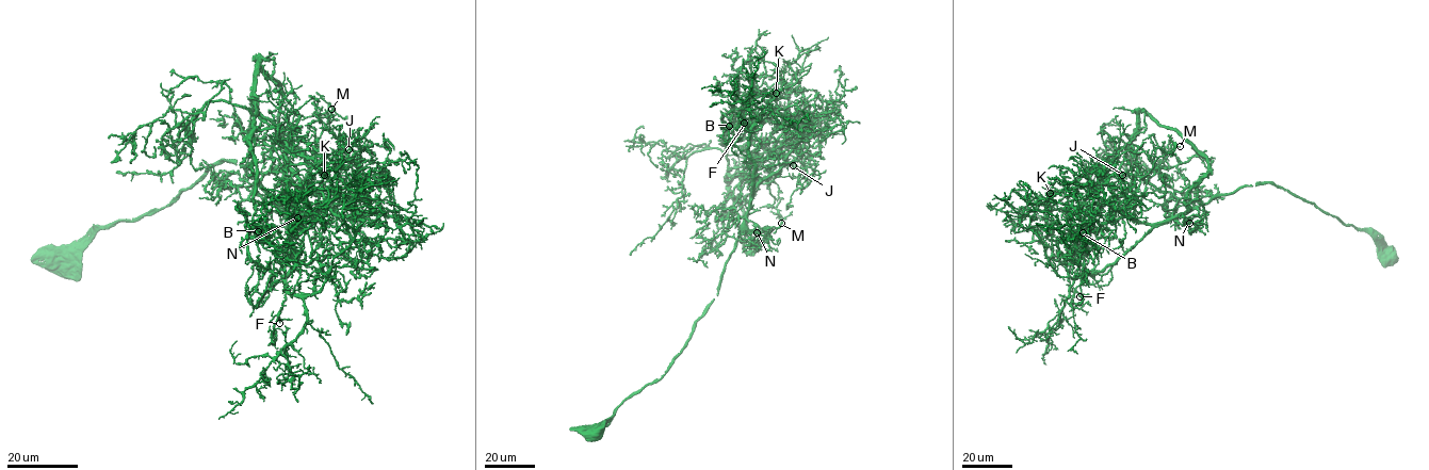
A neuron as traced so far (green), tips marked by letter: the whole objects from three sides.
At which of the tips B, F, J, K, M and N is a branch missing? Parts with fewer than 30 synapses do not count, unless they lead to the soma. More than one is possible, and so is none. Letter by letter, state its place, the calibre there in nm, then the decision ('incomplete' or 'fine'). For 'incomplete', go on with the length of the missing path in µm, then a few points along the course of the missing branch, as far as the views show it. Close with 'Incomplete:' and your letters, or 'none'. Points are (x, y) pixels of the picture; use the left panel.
B: place (258, 231); calibre 150 nm; fine
F: place (279, 323); calibre 150 nm; incomplete; missing 15 µm; course (279, 323), (276, 324), (277, 330), (293, 339), (280, 338)
J: place (348, 149); calibre 130 nm; fine
K: place (324, 175); calibre 150 nm; fine
M: place (331, 109); calibre 140 nm; fine
N: place (297, 217); calibre 140 nm; fine
Incomplete: F

